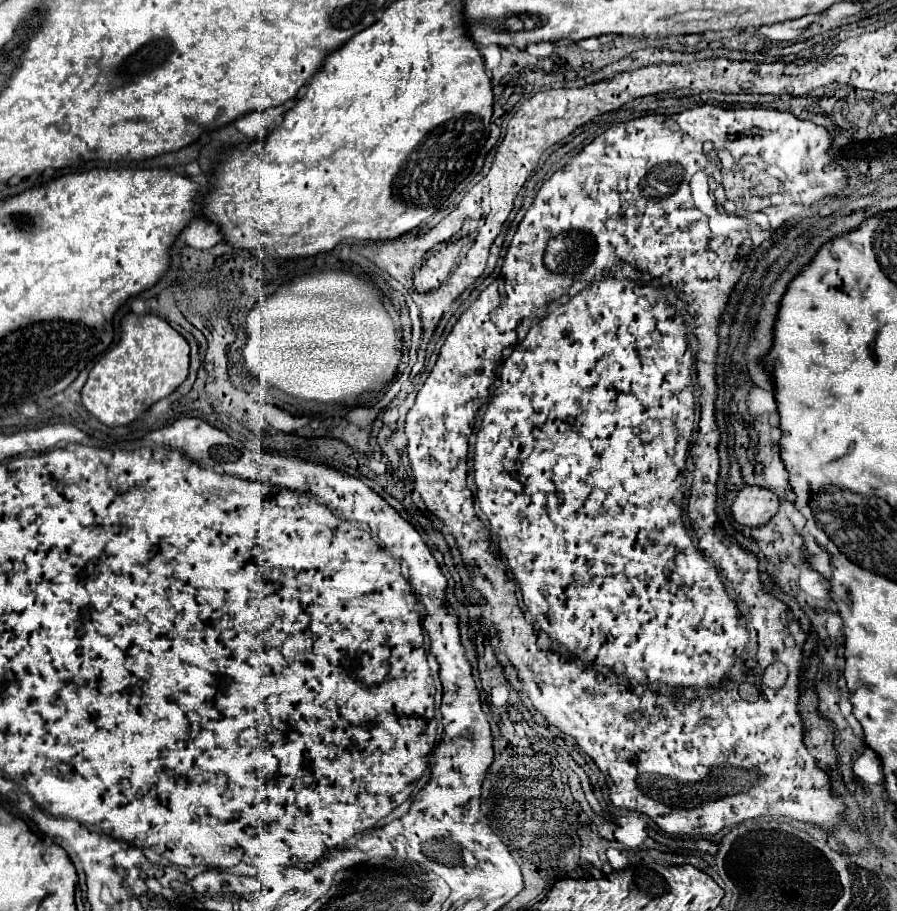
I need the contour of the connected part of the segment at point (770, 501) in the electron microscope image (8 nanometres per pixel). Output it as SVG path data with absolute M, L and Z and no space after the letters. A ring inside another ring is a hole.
M745 486L733 502L733 518L745 526L763 526L767 524L781 506L781 498L761 486Z

